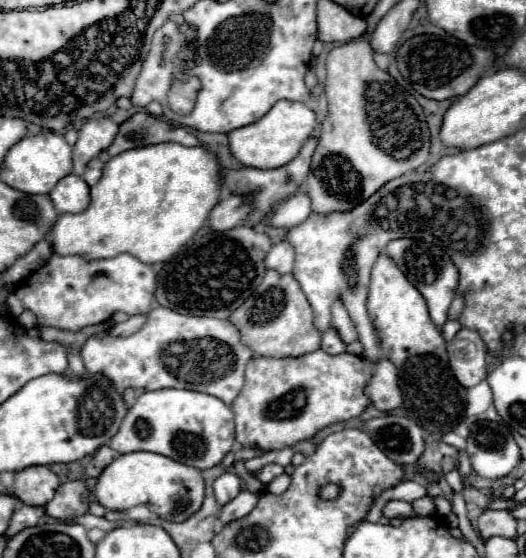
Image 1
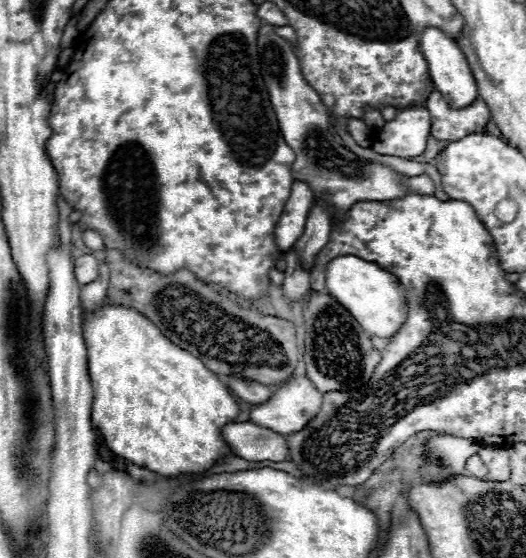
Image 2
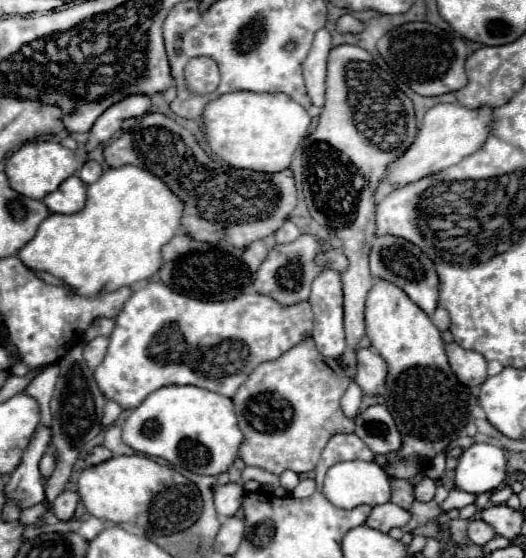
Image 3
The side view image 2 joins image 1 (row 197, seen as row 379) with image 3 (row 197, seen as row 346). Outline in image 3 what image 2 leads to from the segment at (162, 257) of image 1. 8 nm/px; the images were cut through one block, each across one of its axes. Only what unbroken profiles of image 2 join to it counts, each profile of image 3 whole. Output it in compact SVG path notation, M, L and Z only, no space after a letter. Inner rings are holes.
M126 164L120 168L106 168L106 172L88 186L86 206L76 214L50 214L38 228L36 236L18 252L24 266L32 270L46 270L58 280L70 284L82 296L94 292L114 290L122 286L134 286L152 278L162 266L162 246L180 232L180 218L184 202L168 188L168 184L152 172Z

